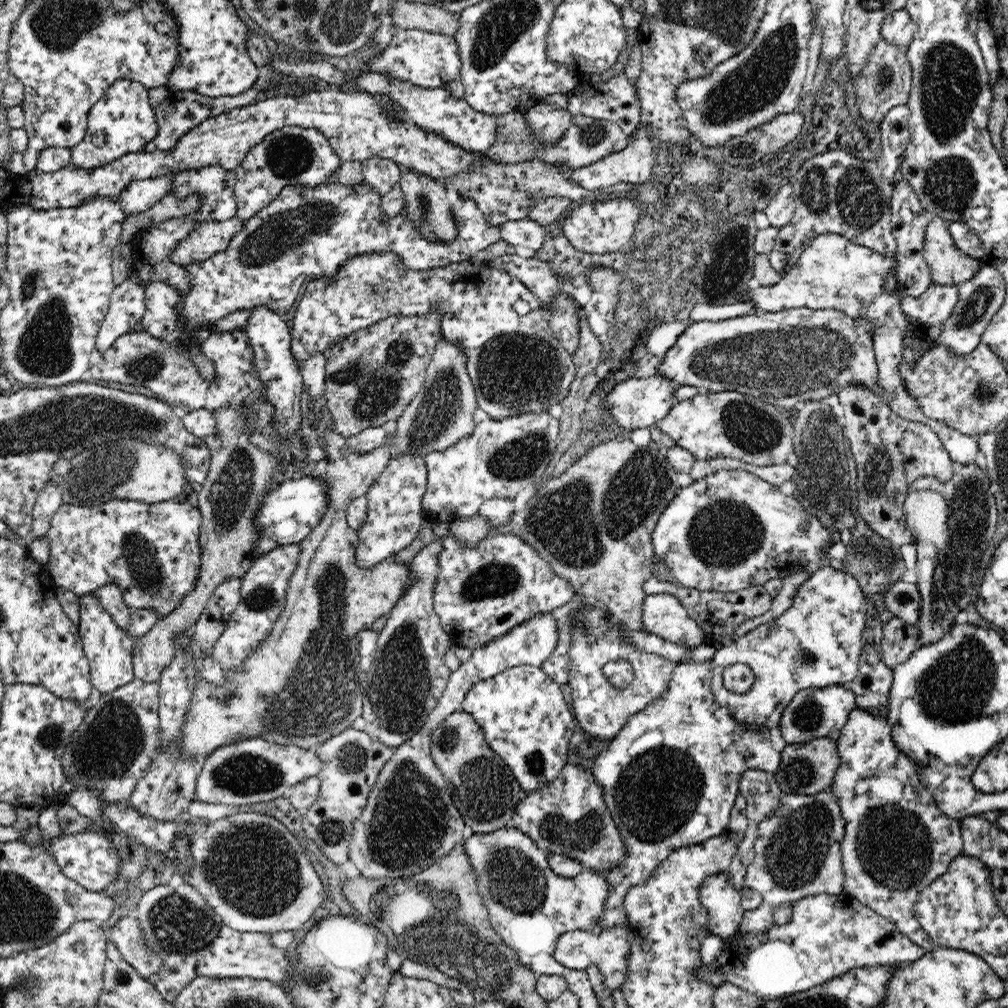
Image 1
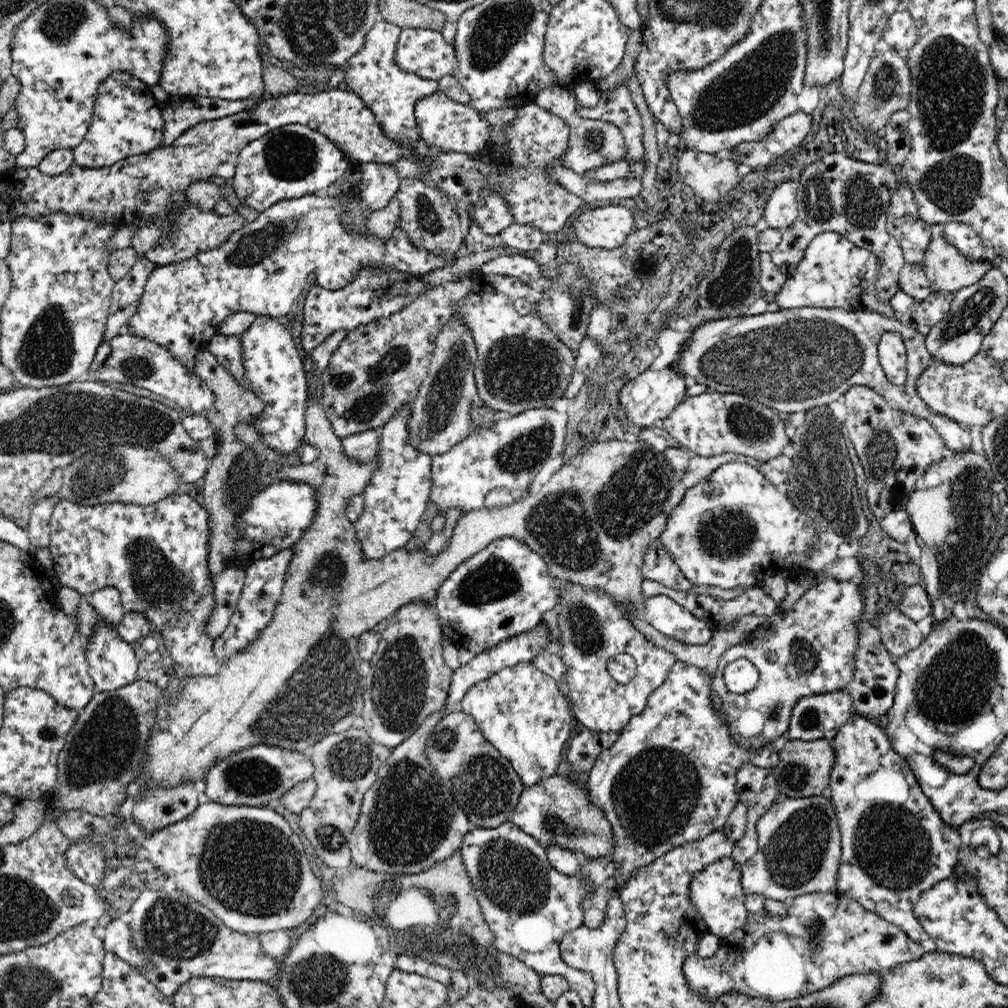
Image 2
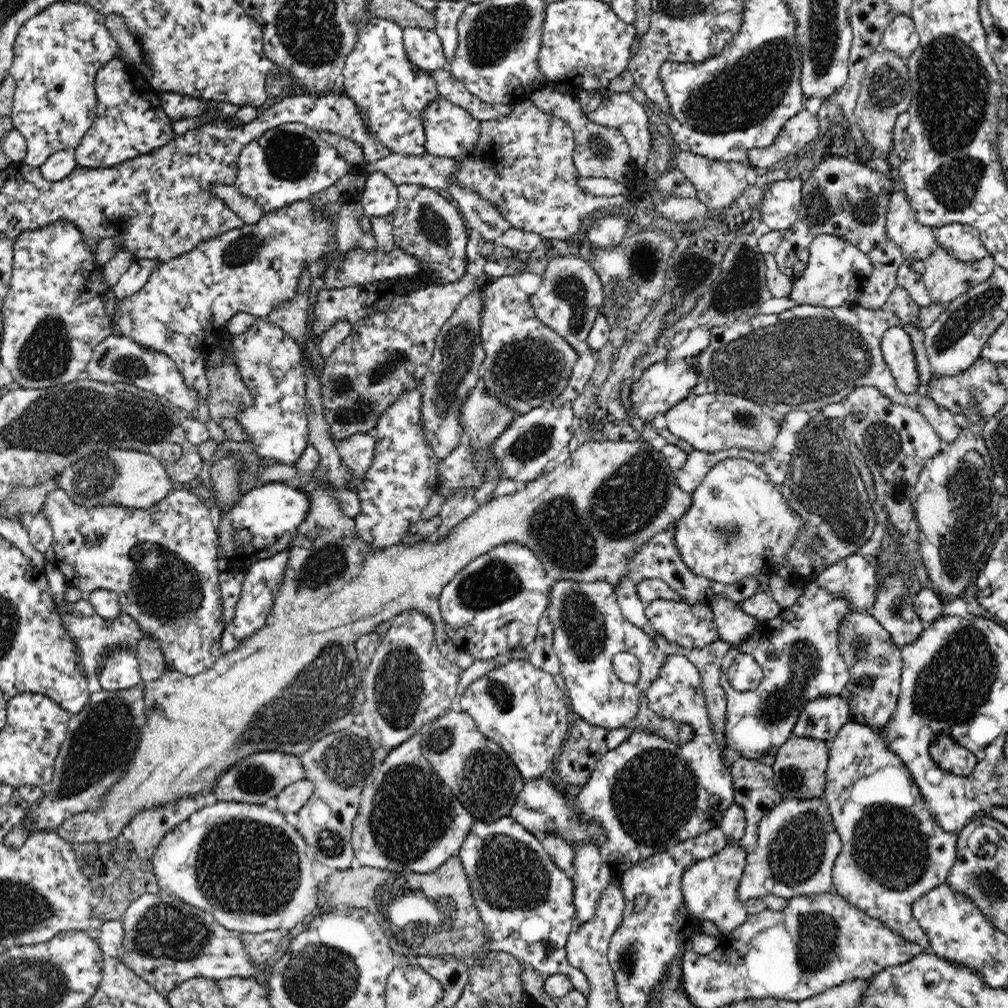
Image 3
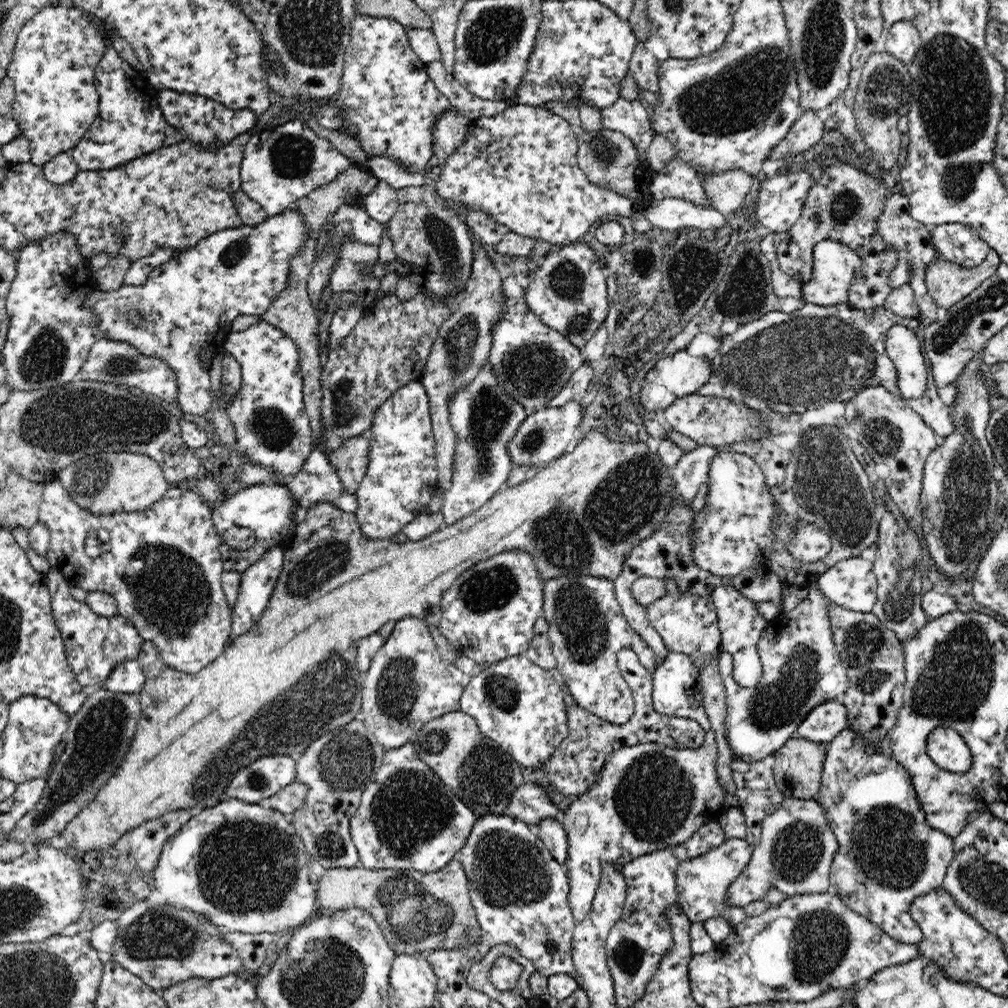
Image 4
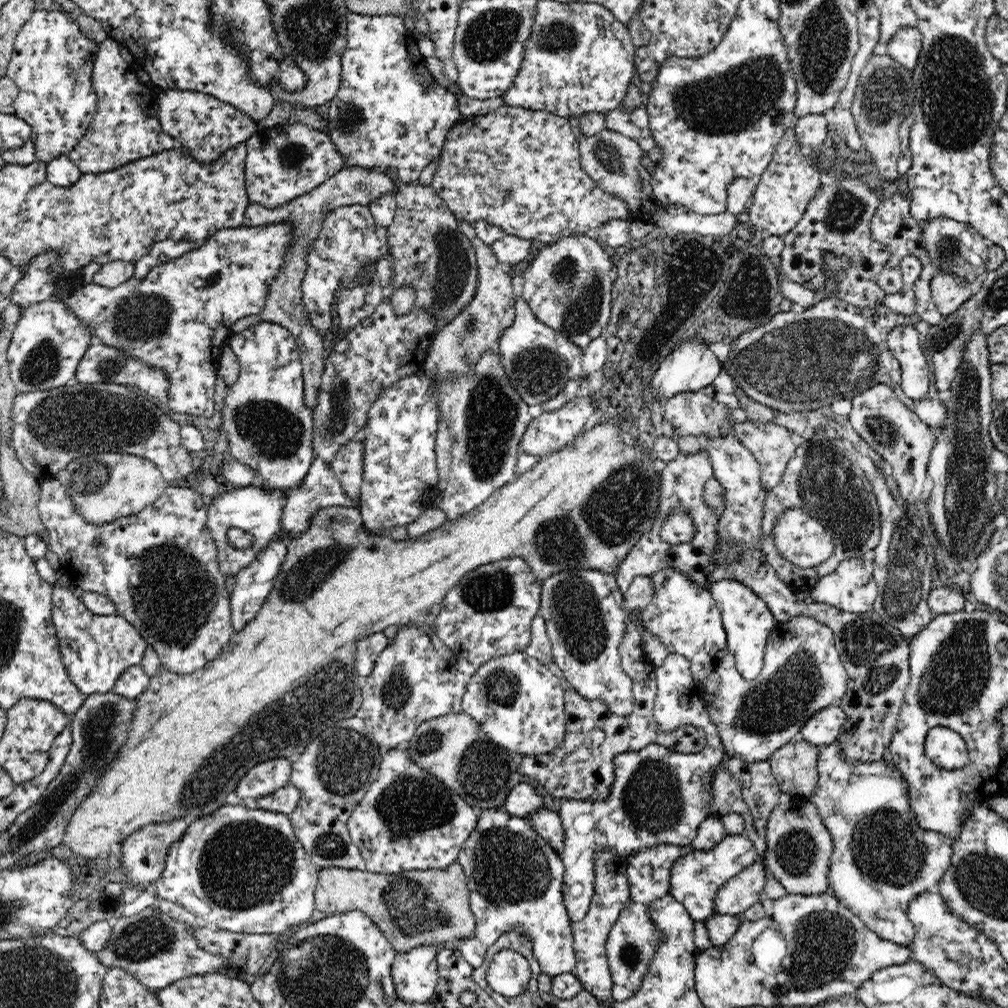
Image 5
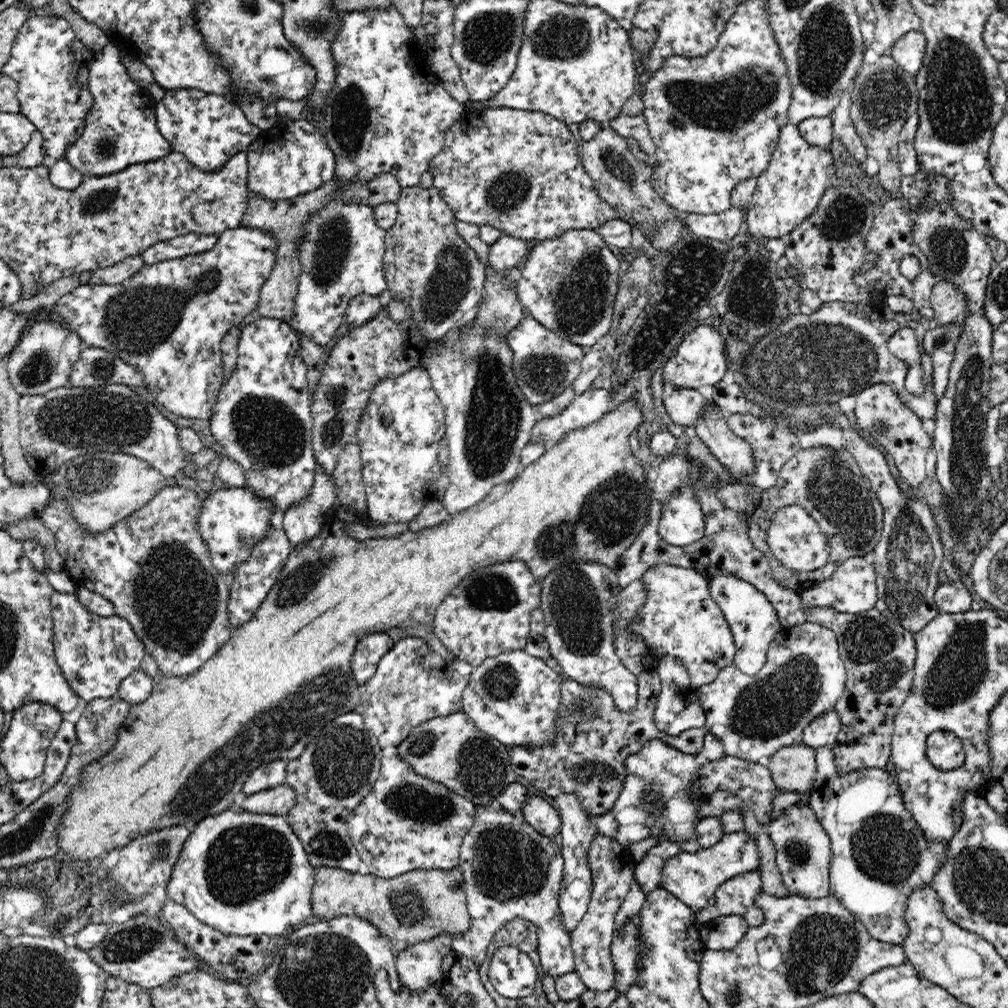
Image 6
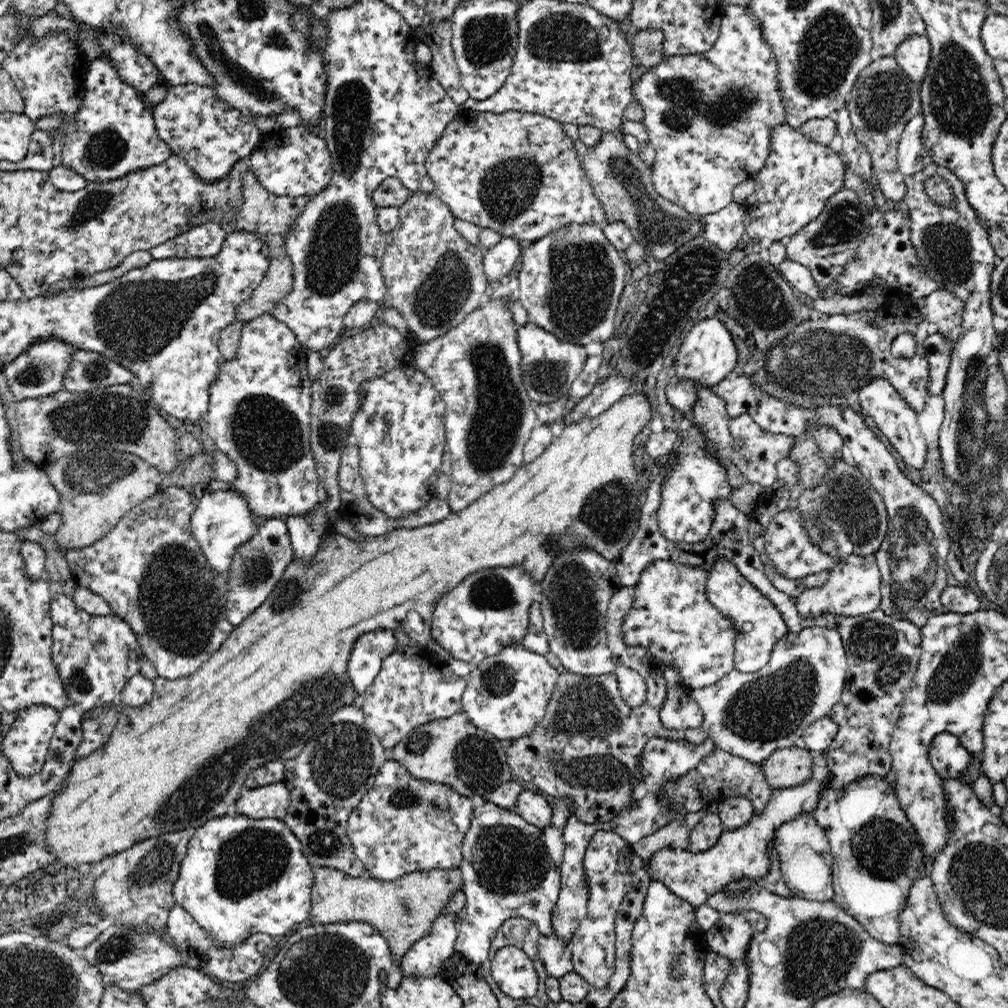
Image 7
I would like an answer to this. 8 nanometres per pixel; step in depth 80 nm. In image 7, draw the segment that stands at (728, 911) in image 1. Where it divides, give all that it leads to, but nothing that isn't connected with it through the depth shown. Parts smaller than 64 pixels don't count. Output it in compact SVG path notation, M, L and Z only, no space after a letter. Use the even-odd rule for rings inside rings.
M822 754L814 755L811 779L794 788L774 789L768 804L759 815L753 815L748 824L726 830L708 850L696 853L684 849L663 848L650 858L650 873L654 881L662 882L673 894L689 902L694 908L707 905L708 898L722 891L730 882L741 878L766 876L769 872L768 846L774 844L774 830L786 820L796 818L800 812L813 812L820 788L830 779L827 760Z

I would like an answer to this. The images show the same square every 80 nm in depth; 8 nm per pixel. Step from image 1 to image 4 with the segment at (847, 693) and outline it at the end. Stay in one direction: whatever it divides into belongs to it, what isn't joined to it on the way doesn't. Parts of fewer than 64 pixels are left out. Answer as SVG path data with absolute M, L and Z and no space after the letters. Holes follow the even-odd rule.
M828 700L814 706L798 724L795 736L823 744L834 740L848 724L847 708L838 700Z

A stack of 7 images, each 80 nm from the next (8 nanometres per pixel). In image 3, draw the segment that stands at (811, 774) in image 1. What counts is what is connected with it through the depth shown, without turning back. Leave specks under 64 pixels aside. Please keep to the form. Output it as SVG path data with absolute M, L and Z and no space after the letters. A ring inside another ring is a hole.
M790 735L790 738L773 753L773 781L776 788L781 792L783 799L812 799L823 796L829 761L827 741L804 737L798 738Z

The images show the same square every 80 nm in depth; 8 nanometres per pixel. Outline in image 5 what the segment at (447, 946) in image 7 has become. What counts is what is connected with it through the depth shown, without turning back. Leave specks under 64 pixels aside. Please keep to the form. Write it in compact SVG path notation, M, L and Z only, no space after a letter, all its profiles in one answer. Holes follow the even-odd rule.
M428 945L397 953L391 968L397 1000L404 1003L433 1002L438 982L436 952L441 948L445 947Z

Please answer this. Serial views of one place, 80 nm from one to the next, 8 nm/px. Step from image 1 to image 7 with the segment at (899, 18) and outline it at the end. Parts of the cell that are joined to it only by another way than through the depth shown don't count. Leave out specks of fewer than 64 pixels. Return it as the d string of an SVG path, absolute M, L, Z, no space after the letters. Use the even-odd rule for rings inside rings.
M911 35L894 48L895 61L914 82L922 82L930 62L930 40L926 35Z

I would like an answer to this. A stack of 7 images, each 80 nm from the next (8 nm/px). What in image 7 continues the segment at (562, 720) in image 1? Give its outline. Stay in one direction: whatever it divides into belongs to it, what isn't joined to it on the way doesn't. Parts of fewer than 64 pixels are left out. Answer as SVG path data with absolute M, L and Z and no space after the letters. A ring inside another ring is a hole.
M506 645L500 654L484 659L468 674L461 708L476 725L503 743L533 733L545 717L561 670L550 666L545 656L525 650L520 645Z

